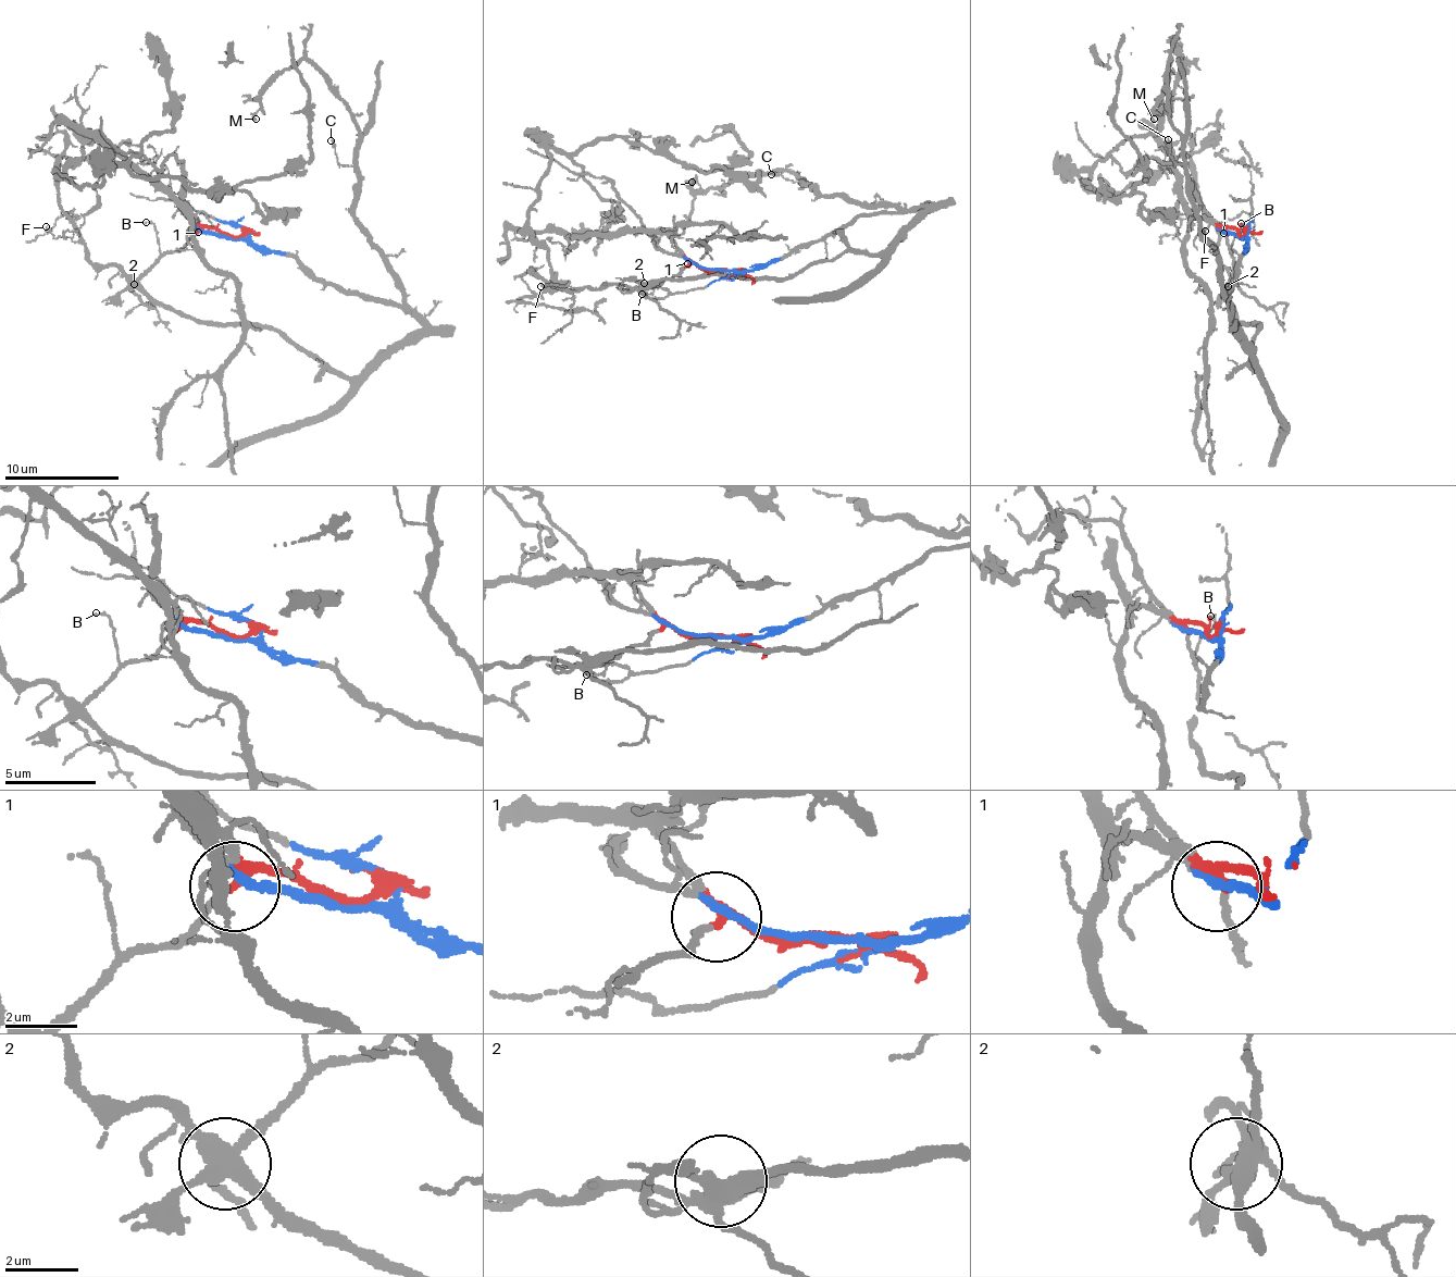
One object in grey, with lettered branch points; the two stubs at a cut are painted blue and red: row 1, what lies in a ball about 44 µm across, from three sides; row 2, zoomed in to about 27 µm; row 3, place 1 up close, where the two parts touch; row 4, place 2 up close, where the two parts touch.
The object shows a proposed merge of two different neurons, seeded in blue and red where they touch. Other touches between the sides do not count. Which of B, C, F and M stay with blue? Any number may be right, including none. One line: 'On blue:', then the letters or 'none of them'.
On blue: C, F, M

